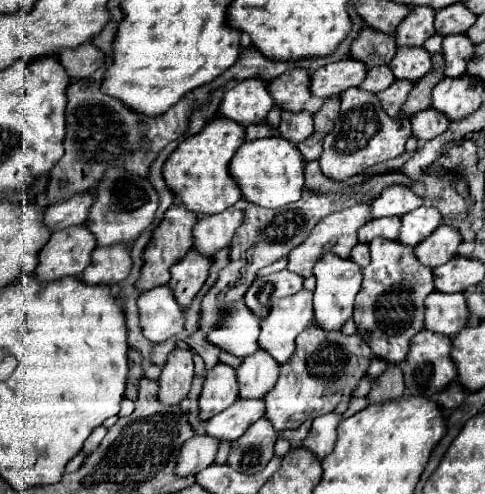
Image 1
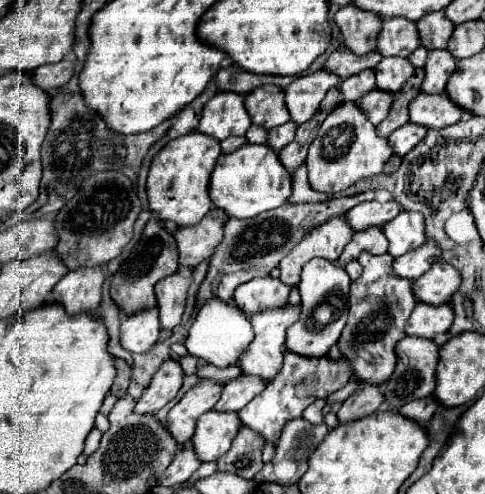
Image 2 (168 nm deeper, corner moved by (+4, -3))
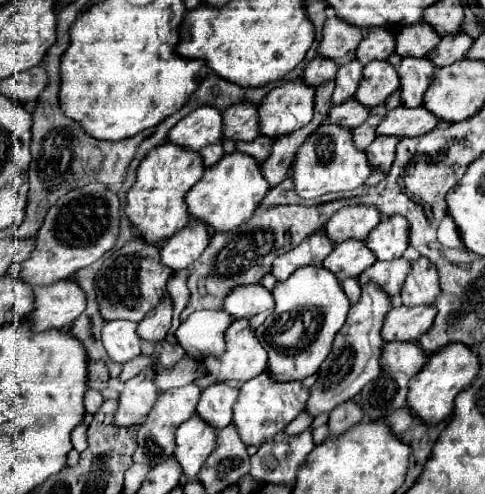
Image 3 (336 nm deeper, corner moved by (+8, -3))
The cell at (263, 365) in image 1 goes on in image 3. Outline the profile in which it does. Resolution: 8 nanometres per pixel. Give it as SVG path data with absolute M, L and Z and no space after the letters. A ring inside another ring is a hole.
M226 383L210 385L202 391L196 413L202 421L214 429L224 429L232 421L232 407L238 399L238 389L228 387Z

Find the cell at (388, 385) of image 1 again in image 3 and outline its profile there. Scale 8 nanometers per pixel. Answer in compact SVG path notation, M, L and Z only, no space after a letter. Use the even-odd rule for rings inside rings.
M354 401L342 403L336 411L330 413L330 419L328 419L330 435L342 435L352 425L360 423L360 419L362 419L362 411L360 411L358 403L354 403Z

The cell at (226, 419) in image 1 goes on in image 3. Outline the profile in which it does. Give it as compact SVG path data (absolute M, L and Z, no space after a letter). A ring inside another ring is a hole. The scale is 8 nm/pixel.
M198 415L190 417L176 429L174 459L180 463L184 477L196 477L212 447L216 447L216 429L204 423Z

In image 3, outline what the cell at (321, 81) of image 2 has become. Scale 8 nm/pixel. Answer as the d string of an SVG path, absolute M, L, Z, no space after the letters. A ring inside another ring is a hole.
M298 81L274 87L258 107L260 135L278 139L308 125L314 111L314 89Z

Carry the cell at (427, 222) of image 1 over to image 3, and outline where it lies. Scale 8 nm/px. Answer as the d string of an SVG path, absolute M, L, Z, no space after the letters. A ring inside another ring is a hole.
M400 215L382 217L378 227L368 235L366 247L378 261L392 261L402 257L408 247L408 221Z

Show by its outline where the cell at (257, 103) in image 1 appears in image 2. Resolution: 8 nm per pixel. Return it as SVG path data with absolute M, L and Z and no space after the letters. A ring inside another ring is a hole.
M232 91L216 93L204 105L196 131L212 135L220 141L230 135L244 135L252 125L252 119L244 107L244 99L244 95Z

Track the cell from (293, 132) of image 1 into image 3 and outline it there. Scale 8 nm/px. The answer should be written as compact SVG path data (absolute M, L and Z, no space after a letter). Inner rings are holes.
M256 137L254 141L250 143L236 143L236 151L238 153L244 153L244 155L250 155L254 157L258 163L262 163L268 155L270 155L270 147L272 147L272 139L264 139L264 137Z

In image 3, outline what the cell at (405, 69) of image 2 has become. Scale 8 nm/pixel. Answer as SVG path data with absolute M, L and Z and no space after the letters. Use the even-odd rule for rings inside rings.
M372 61L362 69L362 81L354 93L356 101L364 107L384 103L400 85L396 69L388 61Z

